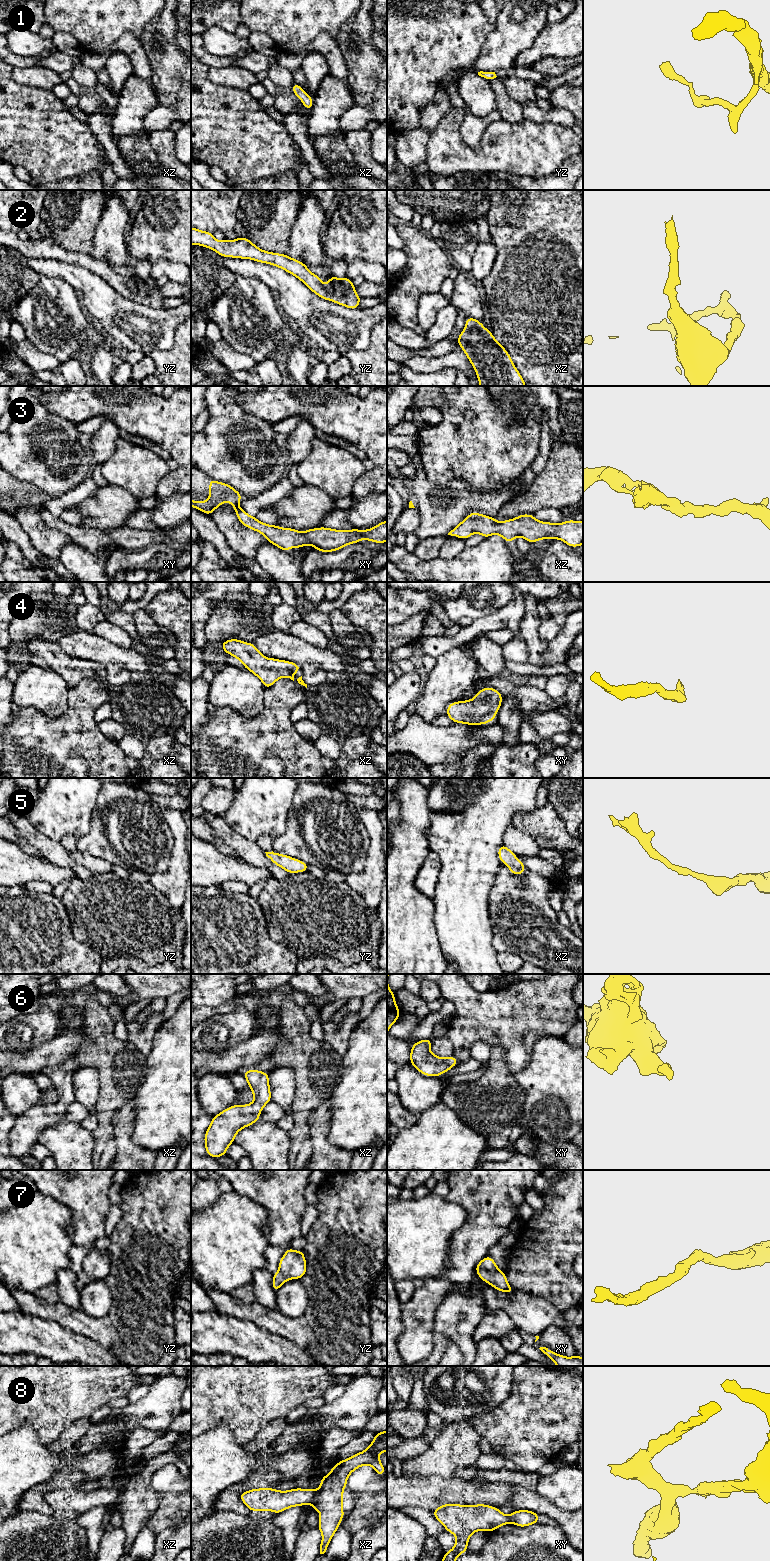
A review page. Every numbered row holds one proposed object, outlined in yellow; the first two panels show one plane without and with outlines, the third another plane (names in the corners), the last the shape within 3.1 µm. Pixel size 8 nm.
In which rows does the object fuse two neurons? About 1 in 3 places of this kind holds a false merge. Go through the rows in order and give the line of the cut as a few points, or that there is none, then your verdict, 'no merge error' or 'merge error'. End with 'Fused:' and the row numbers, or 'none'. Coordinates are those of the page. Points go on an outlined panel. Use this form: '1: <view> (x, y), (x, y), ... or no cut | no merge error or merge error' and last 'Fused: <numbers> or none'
1: no cut | no merge error
2: no cut | no merge error
3: no cut | no merge error
4: no cut | no merge error
5: no cut | no merge error
6: no cut | no merge error
7: no cut | no merge error
8: xz (316, 1490), (311, 1502) | merge error
Fused: 8

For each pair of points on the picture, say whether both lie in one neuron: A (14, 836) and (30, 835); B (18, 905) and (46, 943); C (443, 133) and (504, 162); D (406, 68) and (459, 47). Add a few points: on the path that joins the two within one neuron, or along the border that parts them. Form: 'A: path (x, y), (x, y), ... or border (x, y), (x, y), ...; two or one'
A: border (10, 821), (39, 850); two
B: path (18, 914), (37, 934); one
C: path (458, 148), (469, 159), (489, 159); one
D: path (419, 59), (433, 47), (446, 47); one

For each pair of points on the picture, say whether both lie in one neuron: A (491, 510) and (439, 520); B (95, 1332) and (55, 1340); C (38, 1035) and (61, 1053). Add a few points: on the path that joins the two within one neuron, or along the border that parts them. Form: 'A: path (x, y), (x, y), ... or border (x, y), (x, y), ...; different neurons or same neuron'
A: path (478, 505), (454, 505), (452, 507); same neuron
B: border (60, 1326), (86, 1336), (103, 1346); different neurons
C: border (58, 1034), (25, 1052); different neurons

